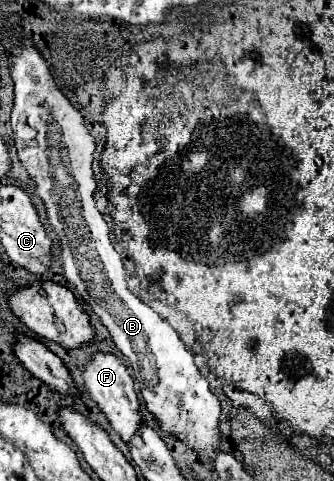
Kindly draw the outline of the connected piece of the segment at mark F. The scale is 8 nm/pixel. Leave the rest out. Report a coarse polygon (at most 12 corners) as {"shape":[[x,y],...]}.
{"shape":[[95,352],[85,388],[127,446],[143,416],[121,358]]}

